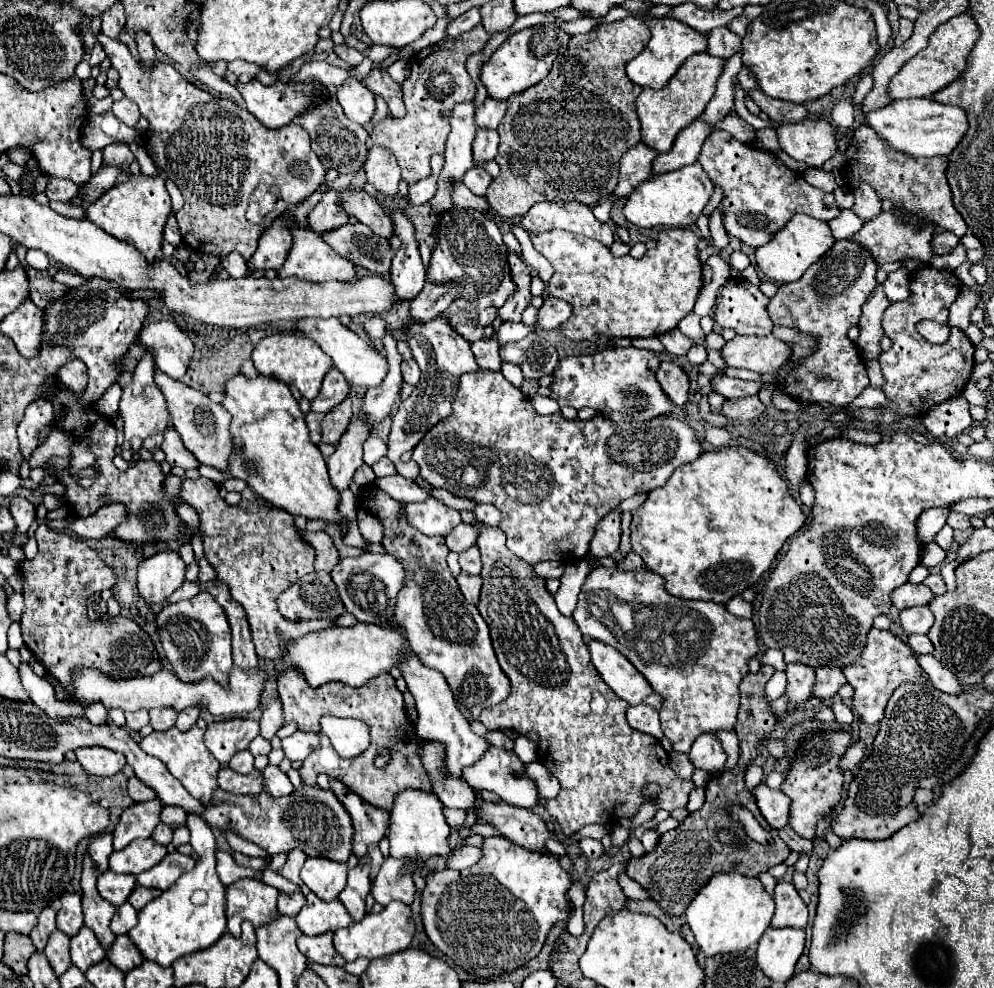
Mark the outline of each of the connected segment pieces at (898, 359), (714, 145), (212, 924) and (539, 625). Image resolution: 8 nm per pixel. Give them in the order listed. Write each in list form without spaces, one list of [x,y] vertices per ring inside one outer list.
[[[925,266],[915,276],[911,276],[911,298],[907,302],[893,302],[883,316],[885,336],[891,338],[891,348],[881,352],[879,364],[885,378],[883,392],[889,400],[887,406],[881,408],[853,408],[853,416],[865,422],[899,422],[907,416],[923,416],[933,406],[959,396],[965,390],[965,384],[971,378],[971,370],[975,364],[973,352],[975,346],[971,340],[959,330],[951,328],[951,336],[945,344],[931,344],[917,332],[917,322],[933,320],[939,324],[947,324],[949,306],[955,302],[961,290],[961,282],[949,270],[939,270],[933,266]]]
[[[715,130],[705,140],[697,162],[705,168],[711,182],[723,190],[719,208],[723,214],[725,232],[739,238],[751,248],[759,248],[769,242],[773,234],[779,232],[779,228],[783,228],[787,220],[791,220],[799,212],[827,222],[841,212],[835,204],[833,194],[807,184],[801,174],[789,170],[771,152],[743,144],[725,130]]]
[[[187,814],[187,828],[191,830],[191,846],[199,854],[199,862],[191,872],[185,872],[159,898],[151,900],[139,910],[139,922],[129,930],[129,938],[147,960],[161,966],[171,966],[177,958],[205,950],[227,932],[225,920],[225,886],[215,872],[215,838],[209,824],[197,816]]]
[[[483,524],[475,526],[479,528],[477,546],[481,550],[483,562],[483,588],[477,608],[491,630],[499,666],[511,680],[511,694],[497,706],[483,710],[479,720],[487,726],[487,730],[515,730],[521,736],[535,730],[539,734],[541,744],[537,748],[537,762],[547,766],[547,770],[561,784],[559,796],[547,800],[547,810],[561,824],[563,834],[573,836],[587,824],[617,826],[621,818],[633,818],[639,806],[645,802],[641,796],[641,788],[647,782],[657,782],[661,786],[661,794],[657,796],[659,808],[685,808],[689,802],[689,792],[695,788],[695,784],[691,780],[675,778],[675,772],[671,772],[669,766],[669,756],[659,740],[637,732],[627,724],[627,704],[623,704],[623,700],[619,700],[615,692],[601,680],[599,672],[591,664],[589,648],[583,642],[579,628],[575,628],[573,618],[565,618],[557,610],[553,596],[545,588],[545,580],[539,578],[527,562],[509,552],[509,548],[505,546],[505,536],[503,532],[499,532],[499,528]]]

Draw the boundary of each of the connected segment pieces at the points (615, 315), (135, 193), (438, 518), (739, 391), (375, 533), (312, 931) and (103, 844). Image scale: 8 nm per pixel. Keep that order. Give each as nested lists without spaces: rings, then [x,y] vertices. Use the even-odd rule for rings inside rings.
[[[689,228],[679,230],[663,230],[657,238],[657,246],[653,250],[647,250],[643,258],[627,256],[613,256],[607,246],[599,244],[597,240],[591,240],[583,234],[573,234],[565,230],[549,230],[549,232],[533,232],[529,234],[533,246],[537,252],[541,252],[551,266],[555,268],[553,278],[549,282],[549,294],[553,298],[565,300],[573,306],[571,318],[561,326],[561,332],[575,342],[595,342],[595,344],[607,344],[611,338],[649,338],[649,336],[661,336],[673,328],[677,328],[679,320],[687,316],[695,300],[699,296],[699,290],[703,286],[703,274],[701,274],[701,260],[697,242],[699,236]]]
[[[129,176],[125,182],[103,192],[95,202],[85,208],[85,218],[95,222],[107,234],[135,246],[147,262],[157,260],[157,252],[163,242],[163,228],[171,214],[171,196],[165,188],[163,178],[147,178],[147,176]]]
[[[433,496],[425,502],[401,502],[399,516],[425,536],[447,536],[457,524],[461,524],[459,512]]]
[[[717,376],[711,382],[715,392],[721,392],[725,398],[745,398],[745,396],[759,396],[765,382],[747,382],[729,376]]]
[[[367,510],[357,512],[358,528],[367,542],[381,542],[383,538],[383,524],[377,516]]]
[[[309,892],[307,904],[295,916],[295,922],[303,934],[319,936],[325,932],[335,932],[339,928],[347,928],[351,924],[351,916],[339,900],[323,902],[313,892]]]
[[[101,834],[91,842],[89,854],[91,854],[91,860],[95,864],[95,872],[105,872],[107,870],[107,860],[109,860],[111,852],[113,852],[111,834]]]

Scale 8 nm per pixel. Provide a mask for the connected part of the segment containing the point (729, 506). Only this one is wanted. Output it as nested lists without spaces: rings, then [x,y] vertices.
[[[717,448],[703,452],[697,460],[677,468],[665,486],[649,492],[647,500],[631,512],[631,544],[645,566],[663,576],[665,590],[685,600],[711,600],[727,604],[771,568],[785,540],[807,520],[789,492],[777,468],[747,448]]]

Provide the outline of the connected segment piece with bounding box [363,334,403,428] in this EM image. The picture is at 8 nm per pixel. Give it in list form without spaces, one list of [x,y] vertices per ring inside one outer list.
[[[389,334],[383,336],[383,344],[385,344],[385,354],[387,354],[387,362],[389,362],[389,372],[383,380],[383,384],[375,386],[375,388],[367,388],[365,394],[365,404],[363,404],[363,416],[367,416],[367,424],[371,424],[371,428],[375,428],[385,416],[389,416],[395,408],[395,404],[399,402],[399,392],[401,392],[401,356],[397,352],[395,344],[389,344]]]

